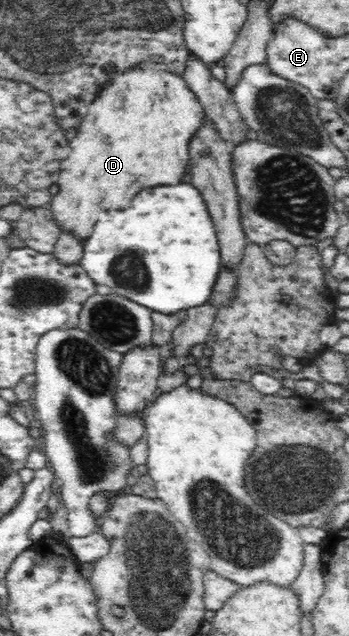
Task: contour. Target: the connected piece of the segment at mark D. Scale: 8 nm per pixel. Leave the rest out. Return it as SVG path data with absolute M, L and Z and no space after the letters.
M138 63L134 67L126 68L124 71L116 71L110 75L109 82L99 91L98 96L90 105L89 111L82 119L80 126L77 128L77 134L69 142L70 152L68 158L61 162L61 170L58 177L59 190L54 198L51 198L49 208L56 224L61 230L67 230L74 236L84 239L88 238L94 230L94 222L98 222L98 212L102 210L122 210L122 206L130 204L130 200L150 188L150 186L170 186L174 182L180 182L182 176L186 174L189 166L189 142L194 138L194 133L204 125L207 114L204 112L198 97L188 88L182 75L174 74L172 70L160 63Z

